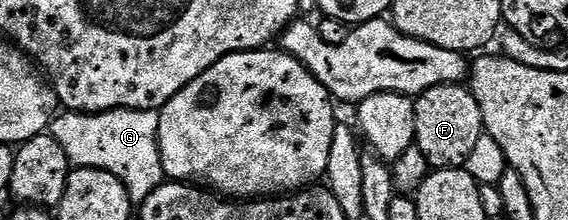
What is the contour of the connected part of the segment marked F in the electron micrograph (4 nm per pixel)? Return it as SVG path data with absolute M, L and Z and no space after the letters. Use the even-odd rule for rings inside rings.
M436 85L414 99L414 141L431 168L439 171L465 168L483 135L482 110L469 86Z

